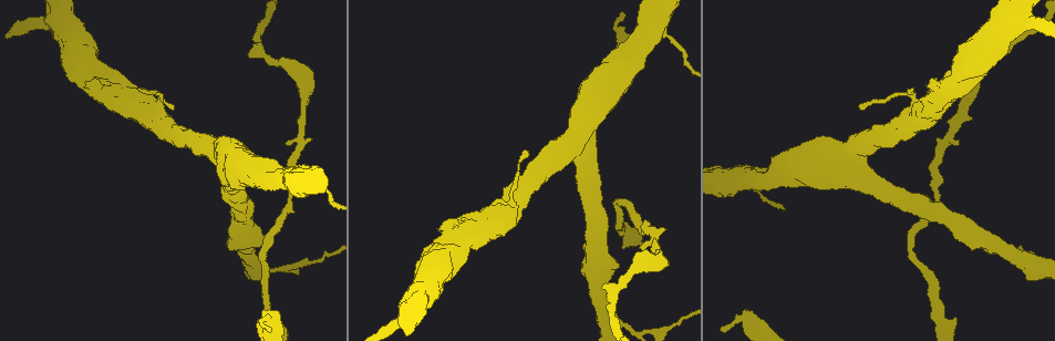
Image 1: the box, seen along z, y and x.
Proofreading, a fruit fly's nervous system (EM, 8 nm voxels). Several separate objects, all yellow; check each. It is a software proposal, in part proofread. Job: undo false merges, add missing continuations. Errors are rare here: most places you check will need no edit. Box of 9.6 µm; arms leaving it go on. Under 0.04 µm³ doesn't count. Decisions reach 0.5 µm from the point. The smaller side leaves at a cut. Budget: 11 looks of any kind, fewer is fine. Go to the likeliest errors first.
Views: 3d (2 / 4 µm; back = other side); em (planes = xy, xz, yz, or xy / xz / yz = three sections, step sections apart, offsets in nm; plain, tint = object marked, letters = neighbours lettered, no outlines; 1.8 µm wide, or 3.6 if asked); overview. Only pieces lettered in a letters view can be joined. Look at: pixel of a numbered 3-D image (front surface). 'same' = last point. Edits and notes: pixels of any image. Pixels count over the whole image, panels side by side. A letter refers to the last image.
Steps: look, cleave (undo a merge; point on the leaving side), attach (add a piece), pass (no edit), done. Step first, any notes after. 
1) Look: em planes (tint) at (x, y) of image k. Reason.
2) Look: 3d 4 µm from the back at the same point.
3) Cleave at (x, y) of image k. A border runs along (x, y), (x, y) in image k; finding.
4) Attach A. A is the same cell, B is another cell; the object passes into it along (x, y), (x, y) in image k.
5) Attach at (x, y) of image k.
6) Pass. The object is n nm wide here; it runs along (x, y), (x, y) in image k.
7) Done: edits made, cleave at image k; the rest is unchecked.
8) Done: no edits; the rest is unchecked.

Look: 3d 4 µm at (720, 328) of image 1. Tapers out.

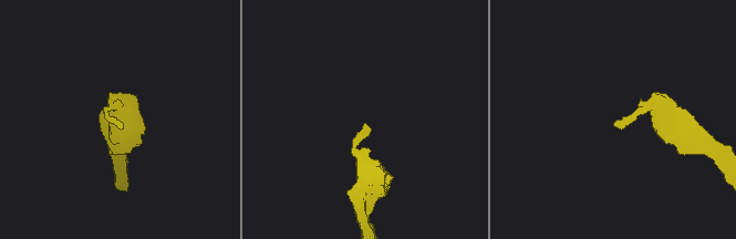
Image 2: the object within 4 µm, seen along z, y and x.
Look: em planes (letters) at (614, 125) of image 2.

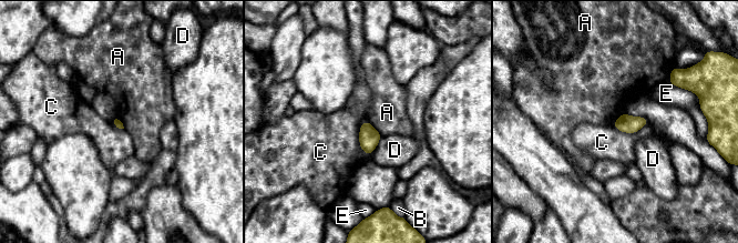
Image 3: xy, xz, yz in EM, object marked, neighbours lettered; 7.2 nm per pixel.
Pass. A, B, C, D and E are other cells; a border runs along (367, 120), (381, 135) in image 3; no lettered piece goes on from it.

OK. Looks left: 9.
Look: 3d 4 µm at (834, 167) of image 1.

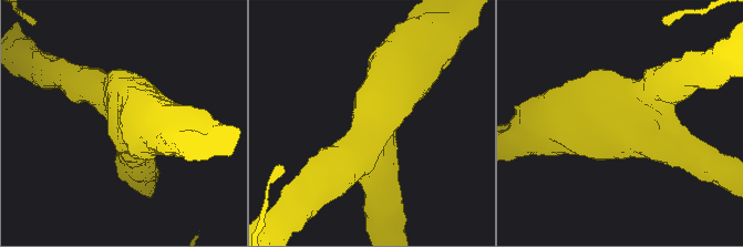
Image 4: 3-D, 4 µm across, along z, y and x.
Look: em 3.6 µm planes (plain) at (619, 124) of image 4. Now the EM.

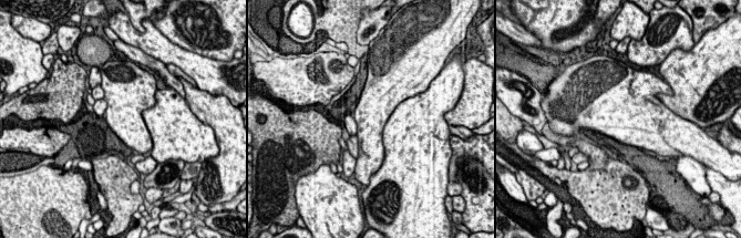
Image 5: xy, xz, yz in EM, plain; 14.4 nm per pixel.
Look: em 3.6 µm planes (letters) at the same point.

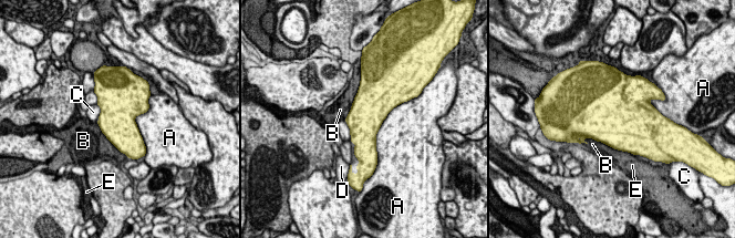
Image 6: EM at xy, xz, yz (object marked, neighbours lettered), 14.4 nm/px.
Pass. A, B, C, D and E are other cells; one neuron here.

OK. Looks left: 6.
Look: em planes (letters) at (526, 150) of image 1. Thin end.

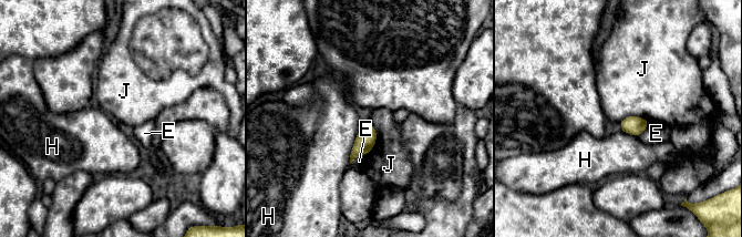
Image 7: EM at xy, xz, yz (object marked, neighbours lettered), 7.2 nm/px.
Pass. E, H and J are other cells; no lettered piece goes on from it.

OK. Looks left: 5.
Look: em yz step 4 (letters) at (139, 88) of image 1. Tapers out.

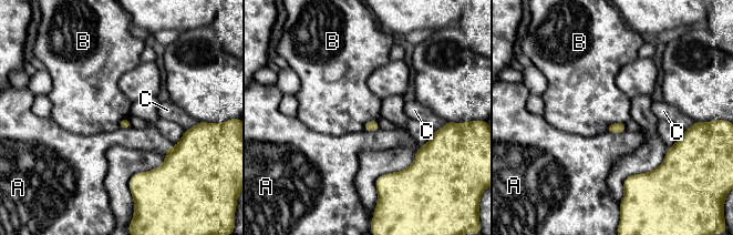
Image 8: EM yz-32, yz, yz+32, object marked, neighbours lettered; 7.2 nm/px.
Look: em planes (letters) at the same point. Cut it another way.

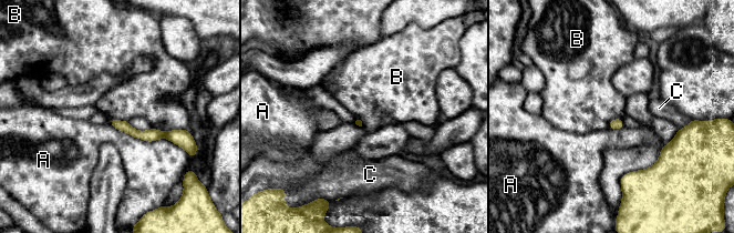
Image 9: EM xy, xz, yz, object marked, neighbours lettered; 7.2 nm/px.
Pass. The longest contact is with A, 600 nm; A, B and C are other cells; it runs along (113, 122), (138, 134), (181, 133) in image 9; none of them fits.

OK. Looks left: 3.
Done: no edits; the rest is unchecked.

